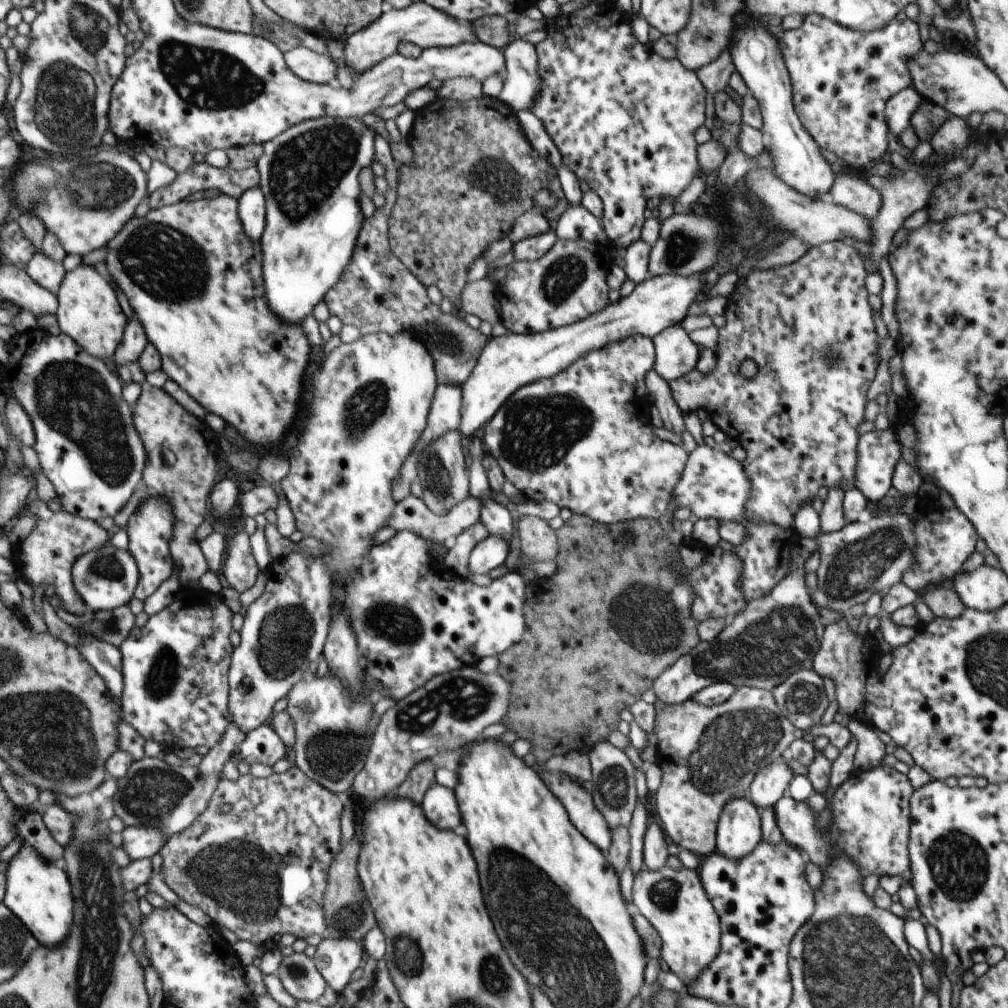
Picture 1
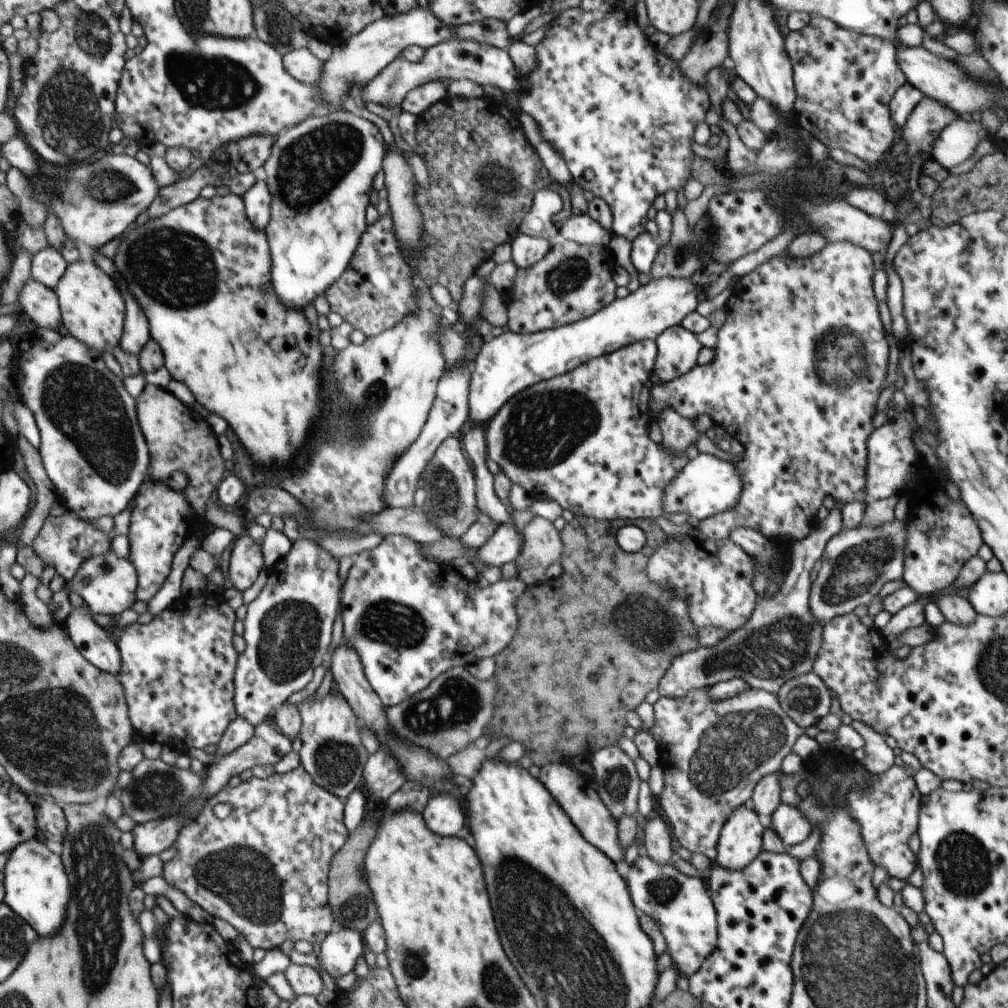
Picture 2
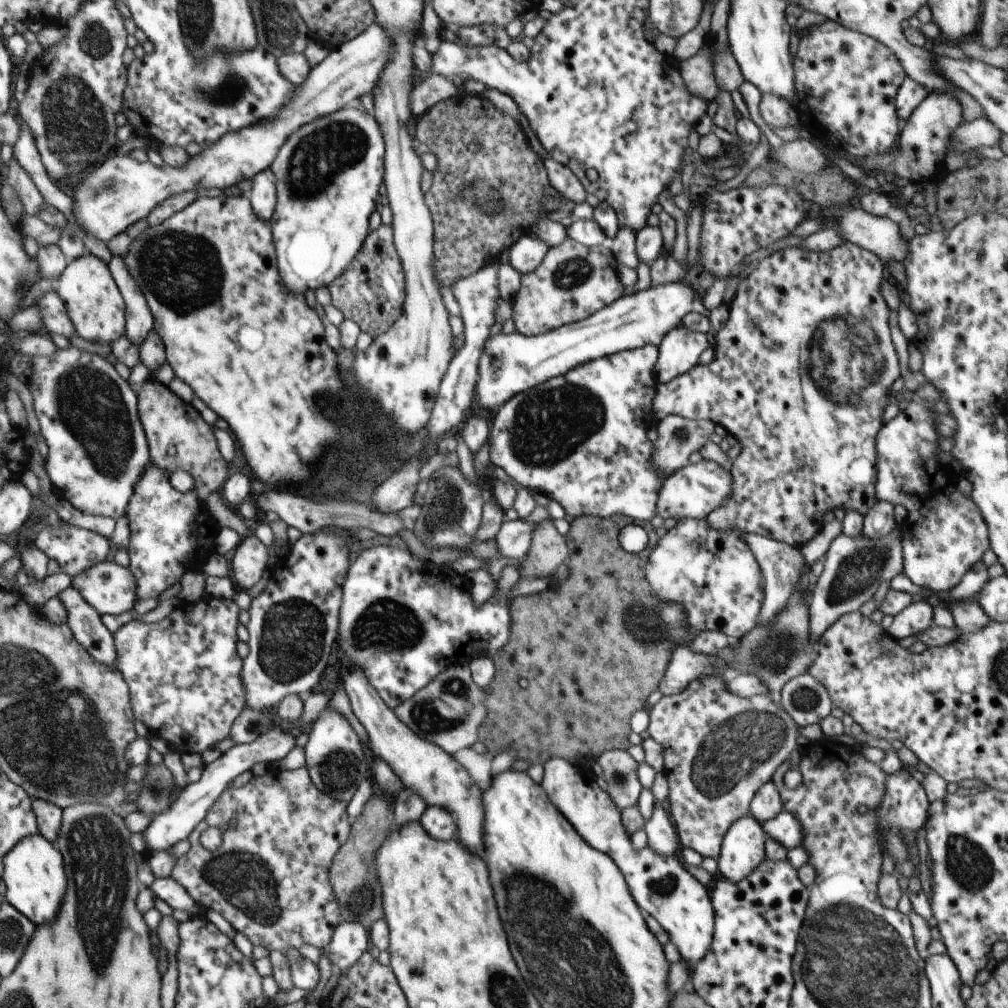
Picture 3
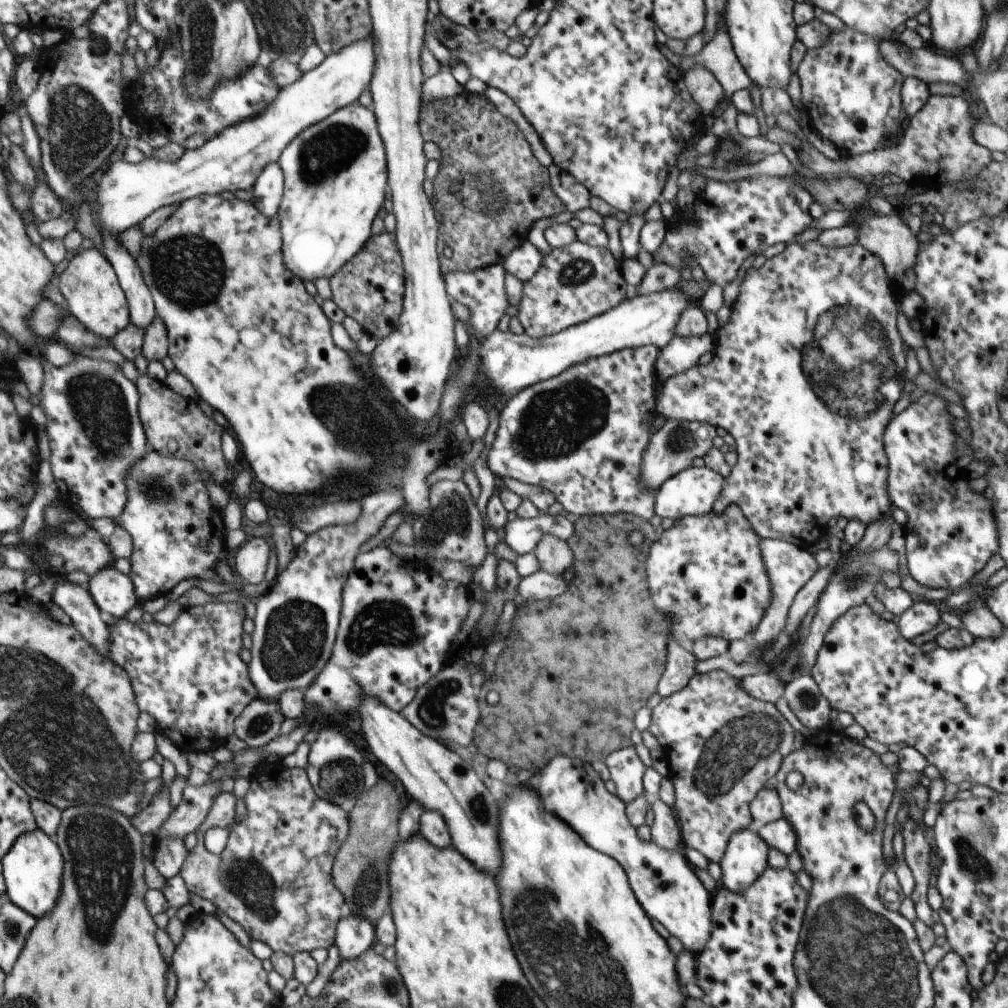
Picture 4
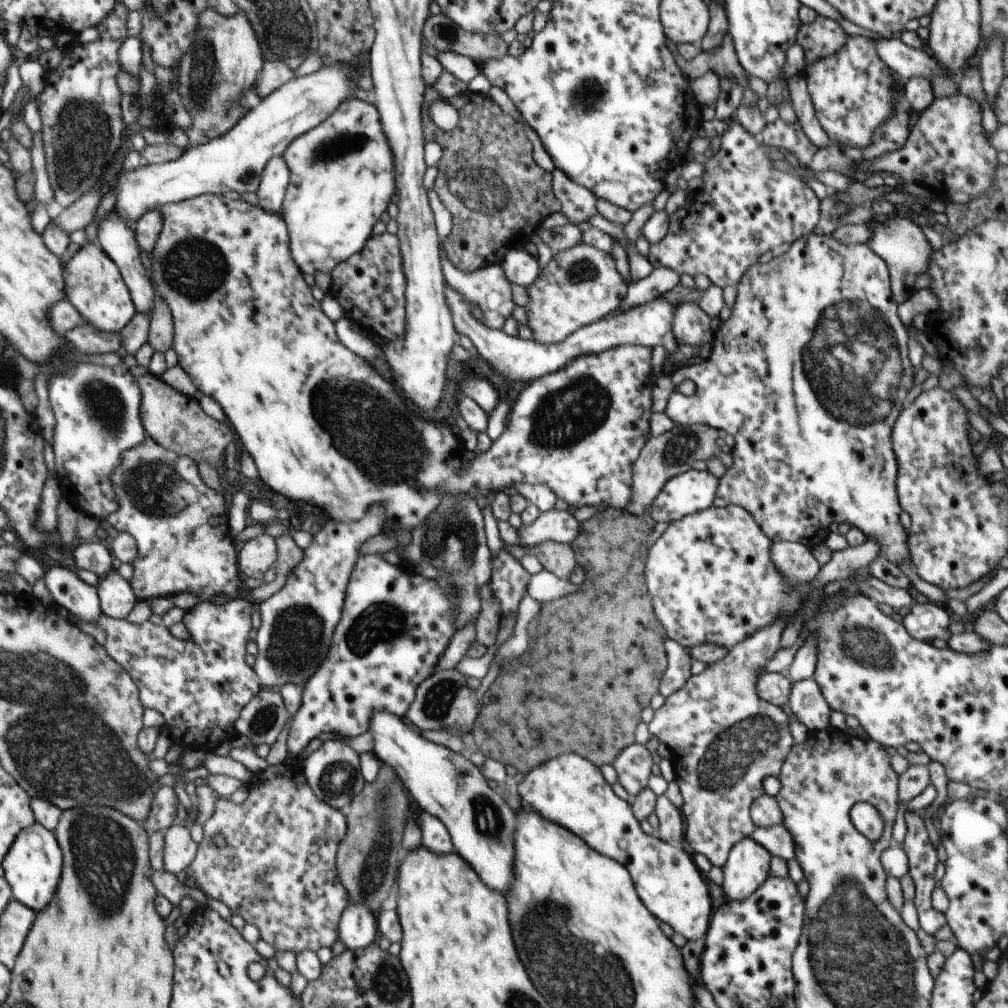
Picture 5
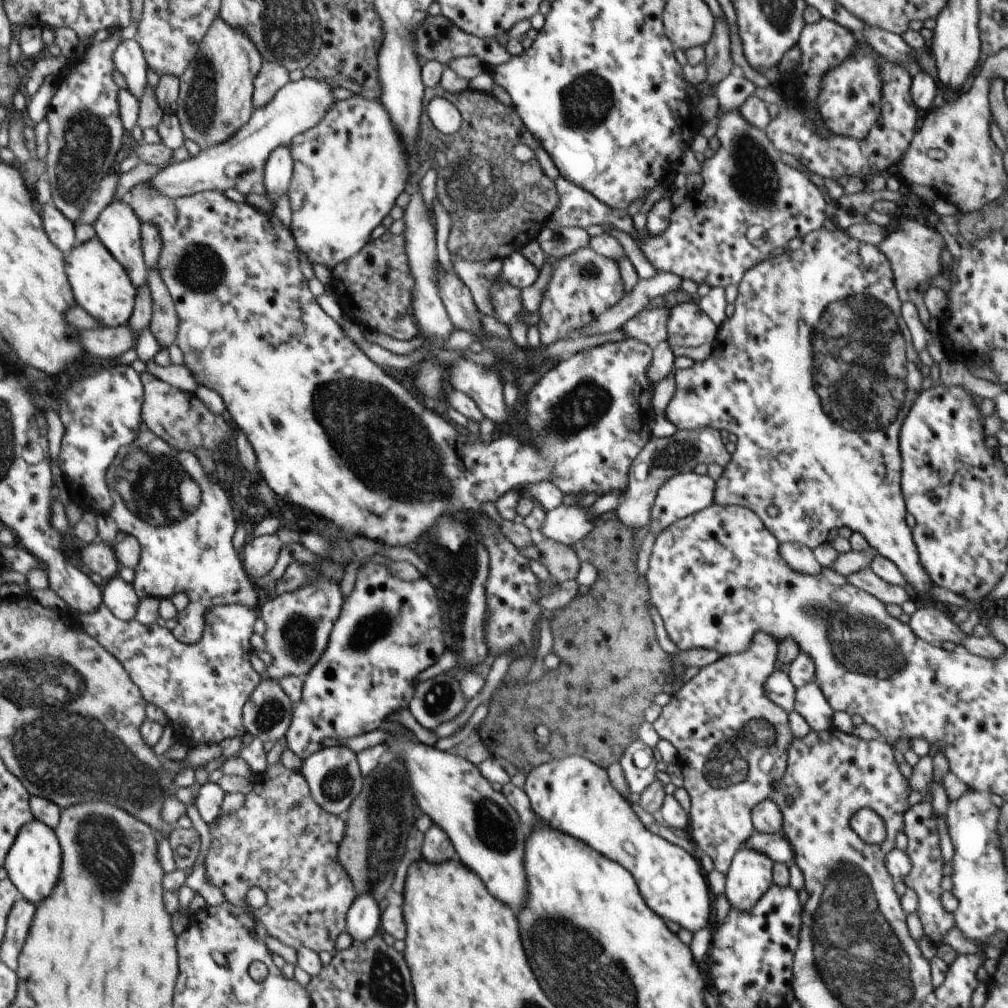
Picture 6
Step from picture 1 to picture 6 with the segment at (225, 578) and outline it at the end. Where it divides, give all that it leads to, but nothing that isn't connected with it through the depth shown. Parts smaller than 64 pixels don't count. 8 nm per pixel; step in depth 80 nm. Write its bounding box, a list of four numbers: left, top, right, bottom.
[240,533,281,581]

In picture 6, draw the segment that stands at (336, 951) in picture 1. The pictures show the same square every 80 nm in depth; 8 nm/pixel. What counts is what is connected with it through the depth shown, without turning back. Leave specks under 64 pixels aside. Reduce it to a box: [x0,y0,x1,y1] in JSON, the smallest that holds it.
[344,894,382,942]

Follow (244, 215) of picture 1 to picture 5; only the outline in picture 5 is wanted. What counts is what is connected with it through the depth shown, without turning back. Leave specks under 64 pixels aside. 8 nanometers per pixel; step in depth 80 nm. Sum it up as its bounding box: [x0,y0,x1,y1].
[256,155,290,213]

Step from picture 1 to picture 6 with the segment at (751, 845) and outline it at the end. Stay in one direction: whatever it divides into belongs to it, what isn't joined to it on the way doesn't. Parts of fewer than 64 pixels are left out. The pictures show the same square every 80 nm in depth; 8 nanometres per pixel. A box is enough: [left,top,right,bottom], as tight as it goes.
[724,848,773,910]

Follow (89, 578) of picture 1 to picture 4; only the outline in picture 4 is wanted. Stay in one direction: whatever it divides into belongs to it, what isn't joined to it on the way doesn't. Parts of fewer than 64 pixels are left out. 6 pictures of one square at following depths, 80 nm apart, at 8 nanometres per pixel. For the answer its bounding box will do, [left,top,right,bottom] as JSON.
[86,565,140,618]

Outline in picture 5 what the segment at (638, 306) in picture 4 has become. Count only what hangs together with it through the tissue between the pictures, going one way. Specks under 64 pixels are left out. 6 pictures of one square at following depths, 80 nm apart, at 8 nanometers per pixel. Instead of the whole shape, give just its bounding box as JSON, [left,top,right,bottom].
[445,284,679,383]

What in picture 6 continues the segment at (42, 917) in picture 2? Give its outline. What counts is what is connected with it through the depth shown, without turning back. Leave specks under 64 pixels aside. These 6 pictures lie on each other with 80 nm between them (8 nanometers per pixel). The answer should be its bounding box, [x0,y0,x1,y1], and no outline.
[4,819,61,907]

